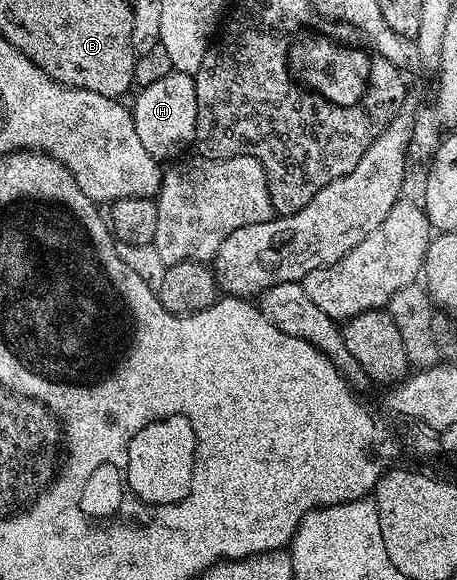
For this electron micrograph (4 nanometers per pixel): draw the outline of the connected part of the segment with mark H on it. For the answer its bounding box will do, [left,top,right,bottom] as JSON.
[131,72,198,160]

